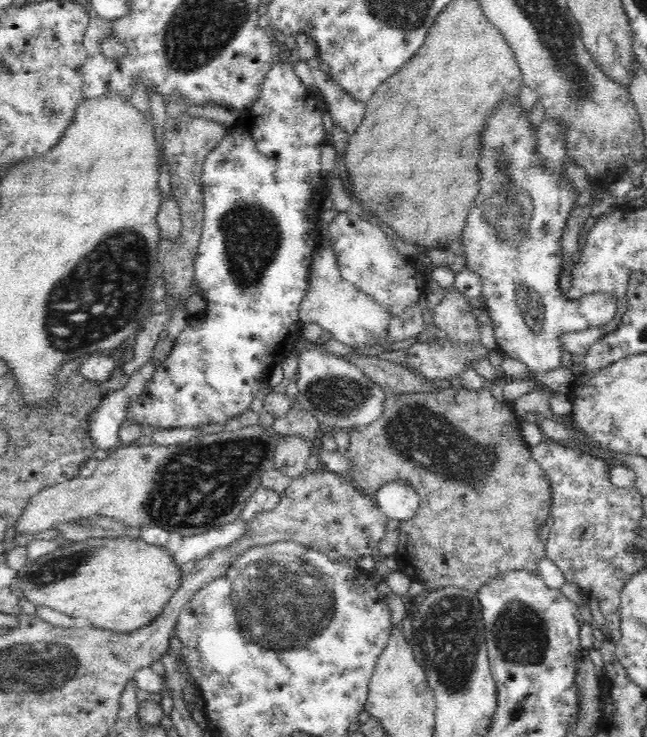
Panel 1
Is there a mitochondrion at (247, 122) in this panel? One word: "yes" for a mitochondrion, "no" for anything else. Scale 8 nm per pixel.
no

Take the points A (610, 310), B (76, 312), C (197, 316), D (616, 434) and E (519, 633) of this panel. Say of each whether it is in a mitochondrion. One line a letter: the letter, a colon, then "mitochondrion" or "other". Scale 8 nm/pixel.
A: other
B: mitochondrion
C: other
D: other
E: mitochondrion

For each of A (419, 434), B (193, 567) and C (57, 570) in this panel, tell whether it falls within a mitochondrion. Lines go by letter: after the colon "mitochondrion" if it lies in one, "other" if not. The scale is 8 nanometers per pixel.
A: mitochondrion
B: other
C: mitochondrion

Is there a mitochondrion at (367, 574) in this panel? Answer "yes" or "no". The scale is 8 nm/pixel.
no

